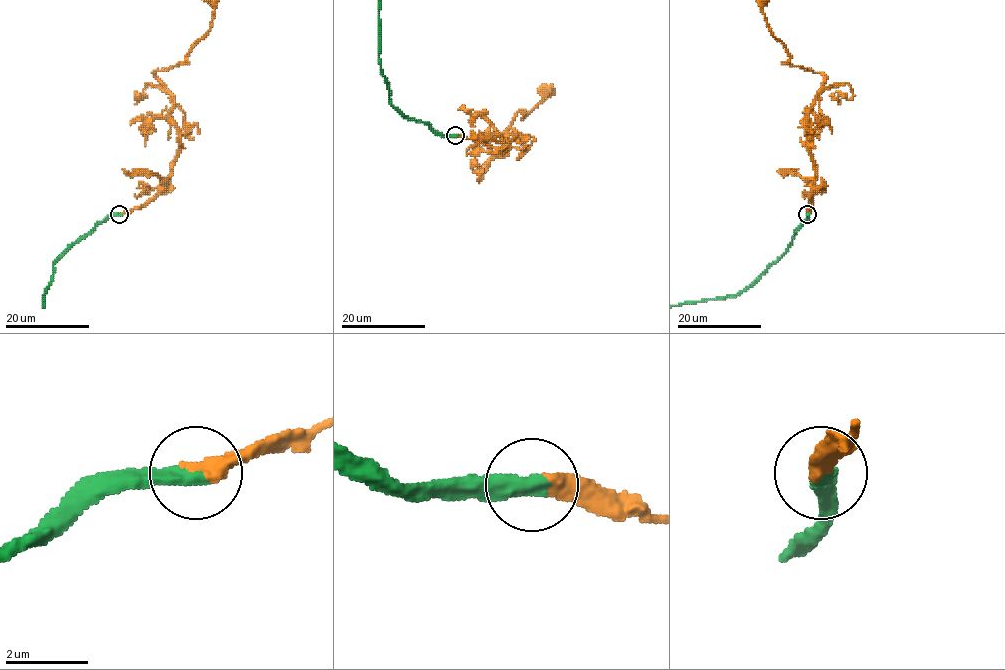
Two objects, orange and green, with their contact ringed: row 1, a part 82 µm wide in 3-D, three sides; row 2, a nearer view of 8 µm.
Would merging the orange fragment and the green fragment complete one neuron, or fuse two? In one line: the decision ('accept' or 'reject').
accept

